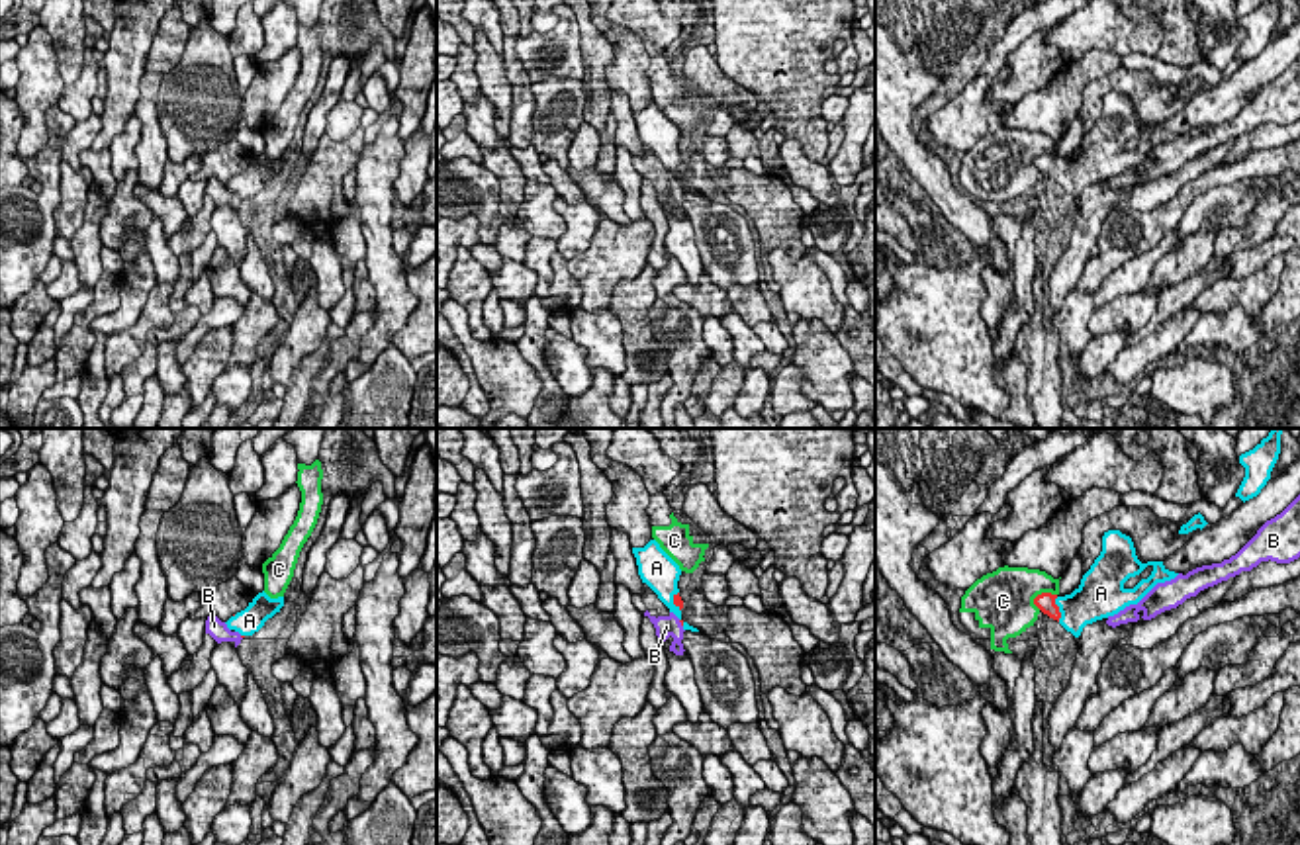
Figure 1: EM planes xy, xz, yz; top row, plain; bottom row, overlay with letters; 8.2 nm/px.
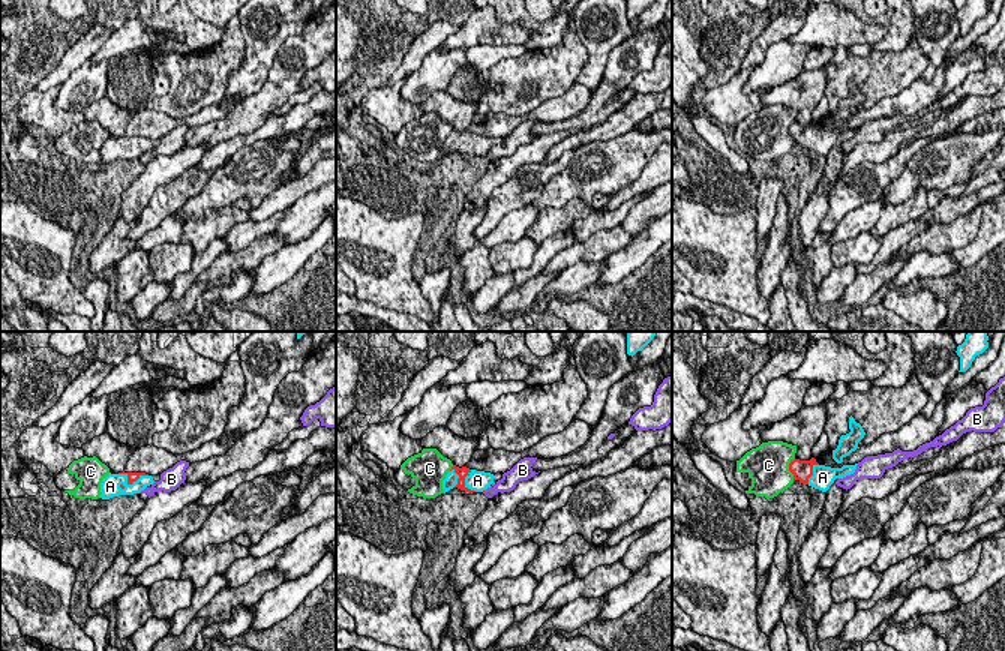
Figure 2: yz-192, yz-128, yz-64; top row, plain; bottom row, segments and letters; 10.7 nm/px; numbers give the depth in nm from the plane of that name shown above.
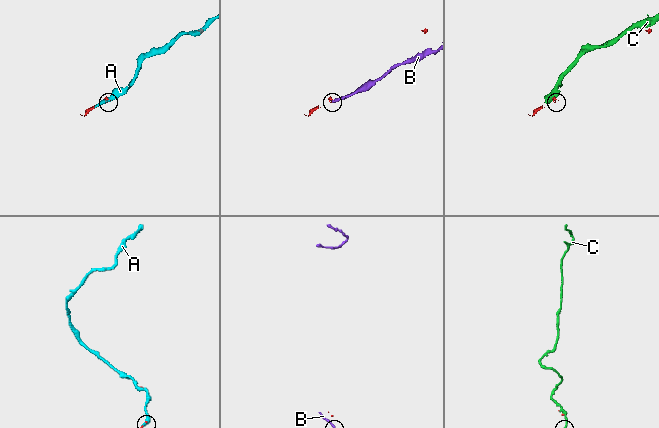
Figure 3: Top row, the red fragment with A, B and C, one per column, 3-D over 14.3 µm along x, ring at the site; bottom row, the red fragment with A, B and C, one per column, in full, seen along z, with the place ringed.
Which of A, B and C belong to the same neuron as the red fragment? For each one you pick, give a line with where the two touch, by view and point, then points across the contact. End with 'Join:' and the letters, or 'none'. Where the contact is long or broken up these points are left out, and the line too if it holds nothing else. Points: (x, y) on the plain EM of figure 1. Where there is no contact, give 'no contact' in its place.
A: meets red in yz at (1058, 171)
Join: A

